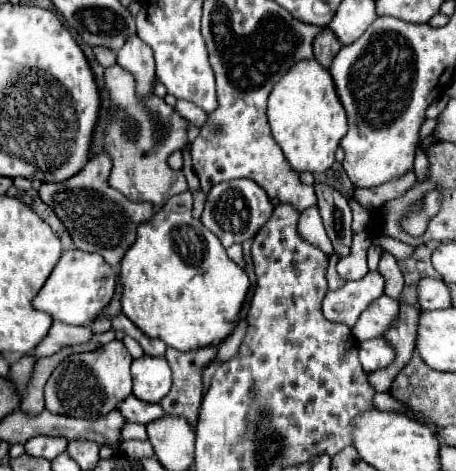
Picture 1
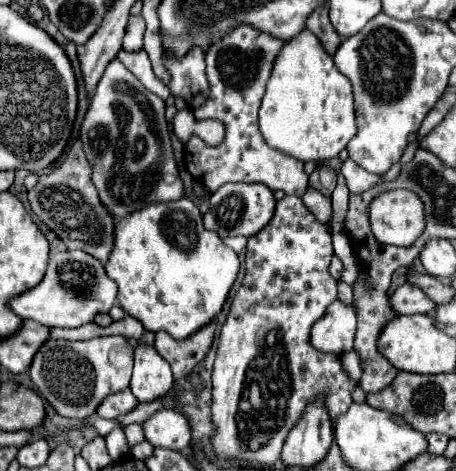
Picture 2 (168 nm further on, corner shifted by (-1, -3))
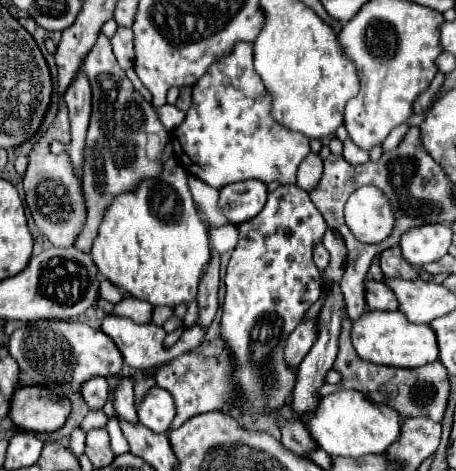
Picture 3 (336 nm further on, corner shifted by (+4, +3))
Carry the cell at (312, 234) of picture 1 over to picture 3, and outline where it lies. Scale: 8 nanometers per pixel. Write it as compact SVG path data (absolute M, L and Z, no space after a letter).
M310 153L302 161L302 165L298 167L298 183L296 185L300 189L304 189L306 193L310 193L310 191L314 191L318 187L320 177L322 177L322 159L320 159L320 155Z

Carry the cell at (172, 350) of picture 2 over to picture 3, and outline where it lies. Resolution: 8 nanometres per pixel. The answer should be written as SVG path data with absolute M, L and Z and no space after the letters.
M212 251L210 265L202 277L202 285L198 291L198 321L196 325L208 329L216 311L218 311L218 267L220 267L220 253Z

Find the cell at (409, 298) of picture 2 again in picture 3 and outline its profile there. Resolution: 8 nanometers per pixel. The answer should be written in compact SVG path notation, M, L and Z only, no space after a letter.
M366 281L366 303L372 311L396 311L400 307L394 291L386 283Z

